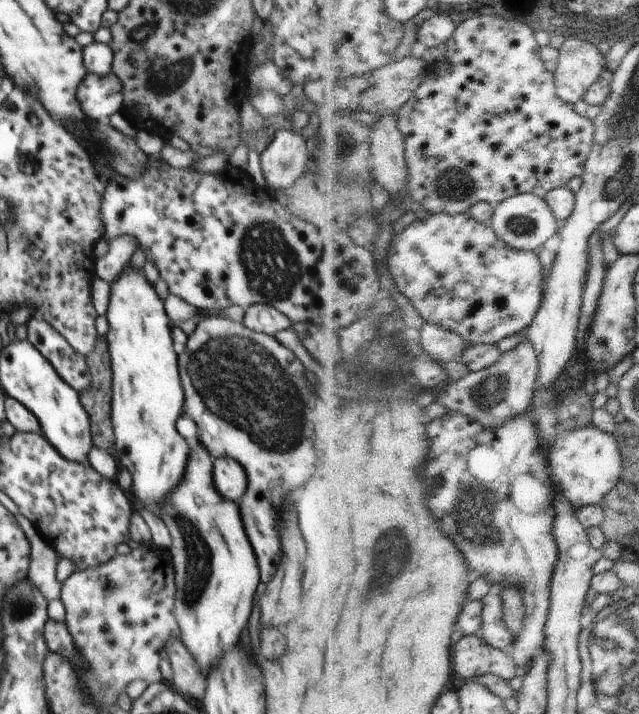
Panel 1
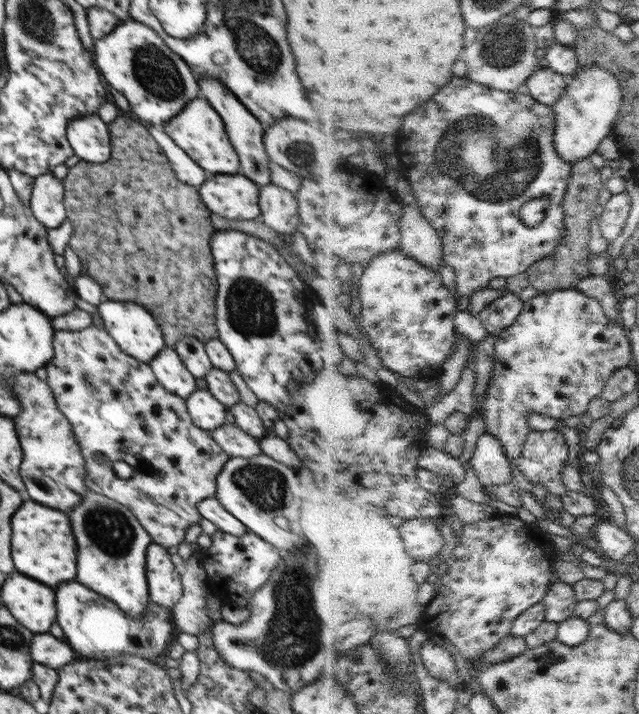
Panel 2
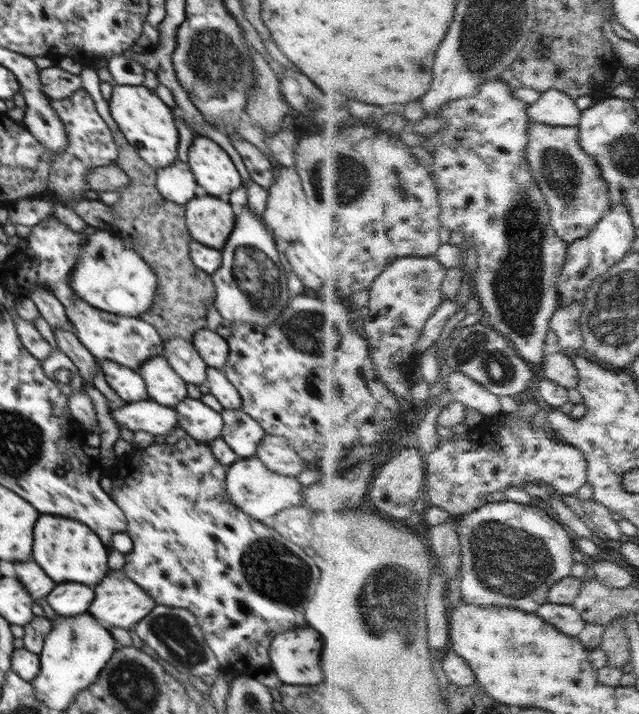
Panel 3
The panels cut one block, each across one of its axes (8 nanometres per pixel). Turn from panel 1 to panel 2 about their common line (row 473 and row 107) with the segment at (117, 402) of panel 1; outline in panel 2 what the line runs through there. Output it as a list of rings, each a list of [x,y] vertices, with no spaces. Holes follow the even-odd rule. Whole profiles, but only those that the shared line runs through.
[[[134,19],[119,24],[112,29],[112,32],[102,38],[94,39],[93,60],[99,73],[106,78],[106,82],[118,90],[130,104],[132,114],[142,121],[146,126],[166,125],[172,118],[175,118],[190,100],[198,96],[198,77],[192,72],[186,60],[182,60],[176,52],[172,52],[166,46],[166,42],[146,24]]]

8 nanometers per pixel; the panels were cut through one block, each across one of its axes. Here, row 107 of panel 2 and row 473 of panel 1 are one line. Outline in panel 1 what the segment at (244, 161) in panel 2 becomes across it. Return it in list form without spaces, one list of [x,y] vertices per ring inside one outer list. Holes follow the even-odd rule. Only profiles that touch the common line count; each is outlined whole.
[[[220,456],[214,459],[214,486],[222,498],[239,503],[248,490],[244,468],[230,456]]]

